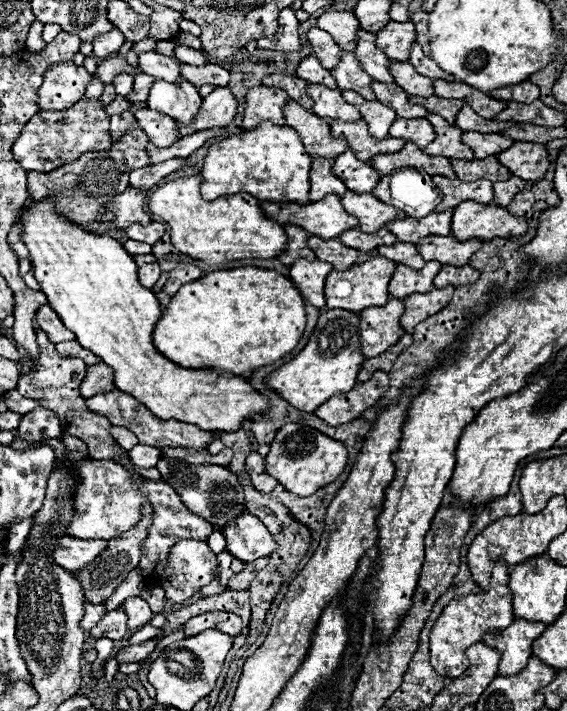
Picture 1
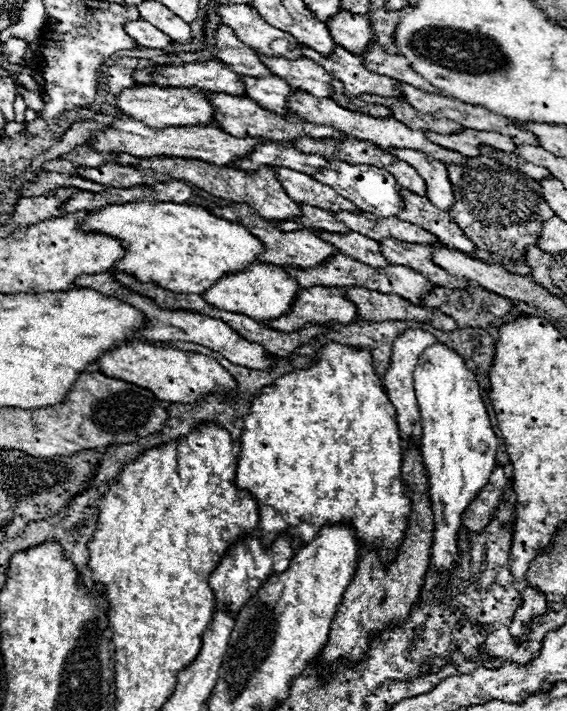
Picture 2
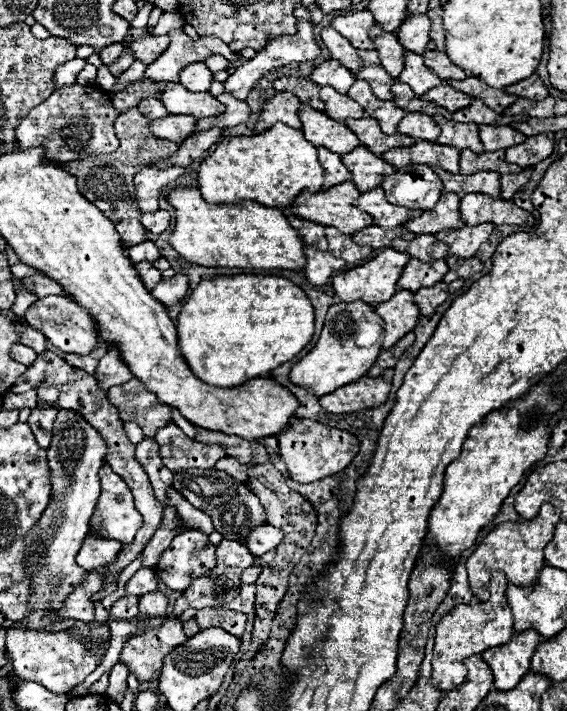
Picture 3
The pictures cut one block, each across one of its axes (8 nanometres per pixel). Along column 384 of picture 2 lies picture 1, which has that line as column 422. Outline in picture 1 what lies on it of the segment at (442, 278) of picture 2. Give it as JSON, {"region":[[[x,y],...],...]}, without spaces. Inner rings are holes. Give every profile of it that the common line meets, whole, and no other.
{"region":[[[426,236],[420,242],[416,242],[416,248],[426,262],[436,260],[440,264],[468,264],[472,254],[482,248],[482,242],[458,242],[452,236]]]}

